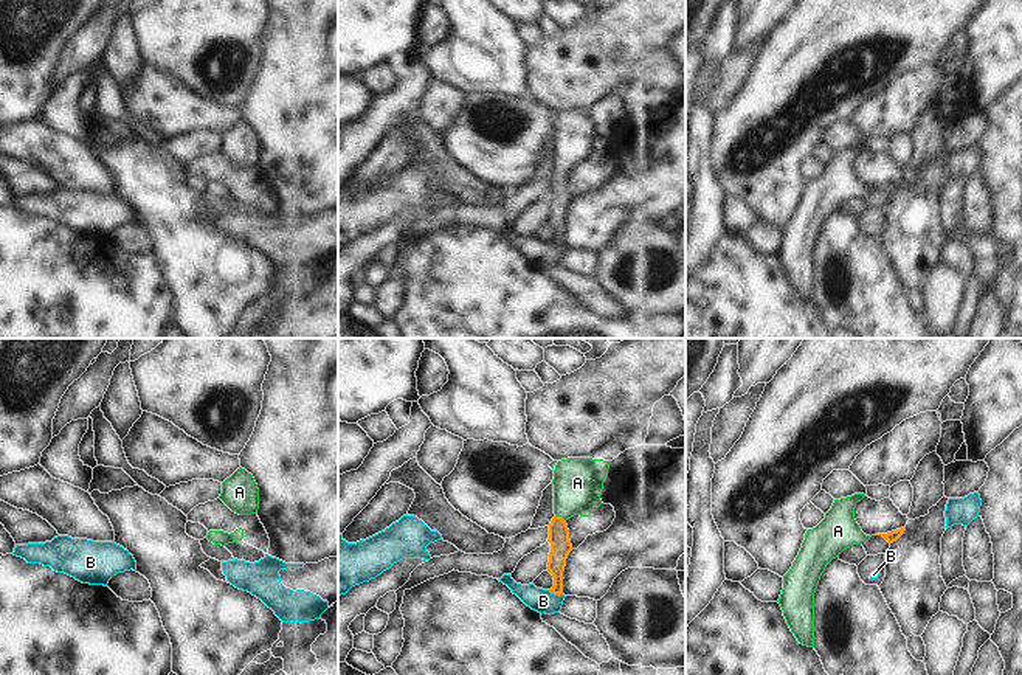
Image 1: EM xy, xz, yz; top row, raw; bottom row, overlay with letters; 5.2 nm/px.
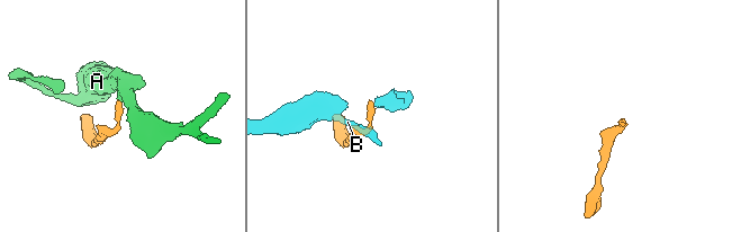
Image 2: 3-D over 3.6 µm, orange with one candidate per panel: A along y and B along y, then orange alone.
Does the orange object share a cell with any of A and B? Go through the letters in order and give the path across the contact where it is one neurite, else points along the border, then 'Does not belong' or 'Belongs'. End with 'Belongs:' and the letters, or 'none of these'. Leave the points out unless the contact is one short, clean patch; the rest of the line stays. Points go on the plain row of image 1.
A: Path across: xz (559, 186), (560, 169), (577, 143), (577, 135). Belongs
B: Boundary: xz (548, 242), (562, 247). Does not belong
Belongs: A.

